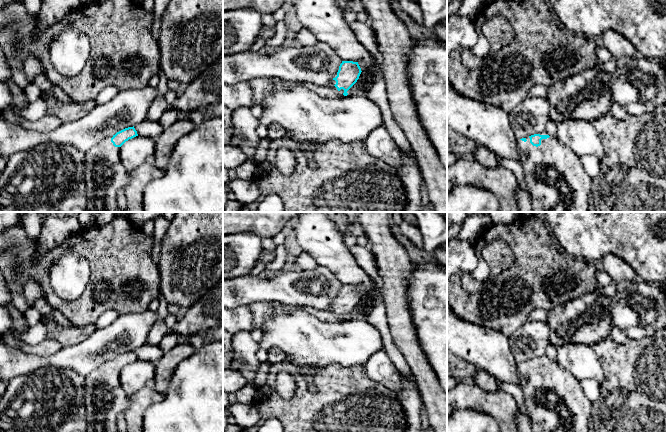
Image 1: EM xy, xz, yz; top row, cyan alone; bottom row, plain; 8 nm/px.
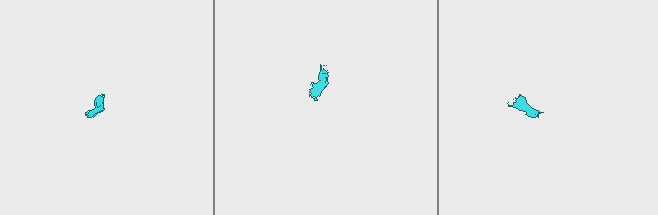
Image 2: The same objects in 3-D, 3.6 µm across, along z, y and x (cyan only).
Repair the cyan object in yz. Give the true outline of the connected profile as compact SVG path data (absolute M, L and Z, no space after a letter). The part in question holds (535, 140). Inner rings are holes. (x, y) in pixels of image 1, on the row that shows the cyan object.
M546 132L518 140L517 147L529 191L531 212L588 212L592 178L586 173L579 156Z

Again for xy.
M133 127L125 128L115 135L107 137L85 153L84 176L88 212L118 212L117 195L129 183L130 172L122 165L120 160L121 146L138 136Z

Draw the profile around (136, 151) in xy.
M136 136L126 141L120 149L120 160L129 172L149 162L155 152L155 139Z

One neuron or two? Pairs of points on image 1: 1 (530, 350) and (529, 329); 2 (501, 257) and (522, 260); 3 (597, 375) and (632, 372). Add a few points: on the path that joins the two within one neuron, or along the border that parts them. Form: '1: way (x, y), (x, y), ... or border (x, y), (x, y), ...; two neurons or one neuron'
1: way (530, 345), (530, 334); one neuron
2: border (503, 239), (511, 249), (513, 262), (496, 275); two neurons
3: border (595, 352), (604, 373), (604, 381), (601, 385); two neurons

